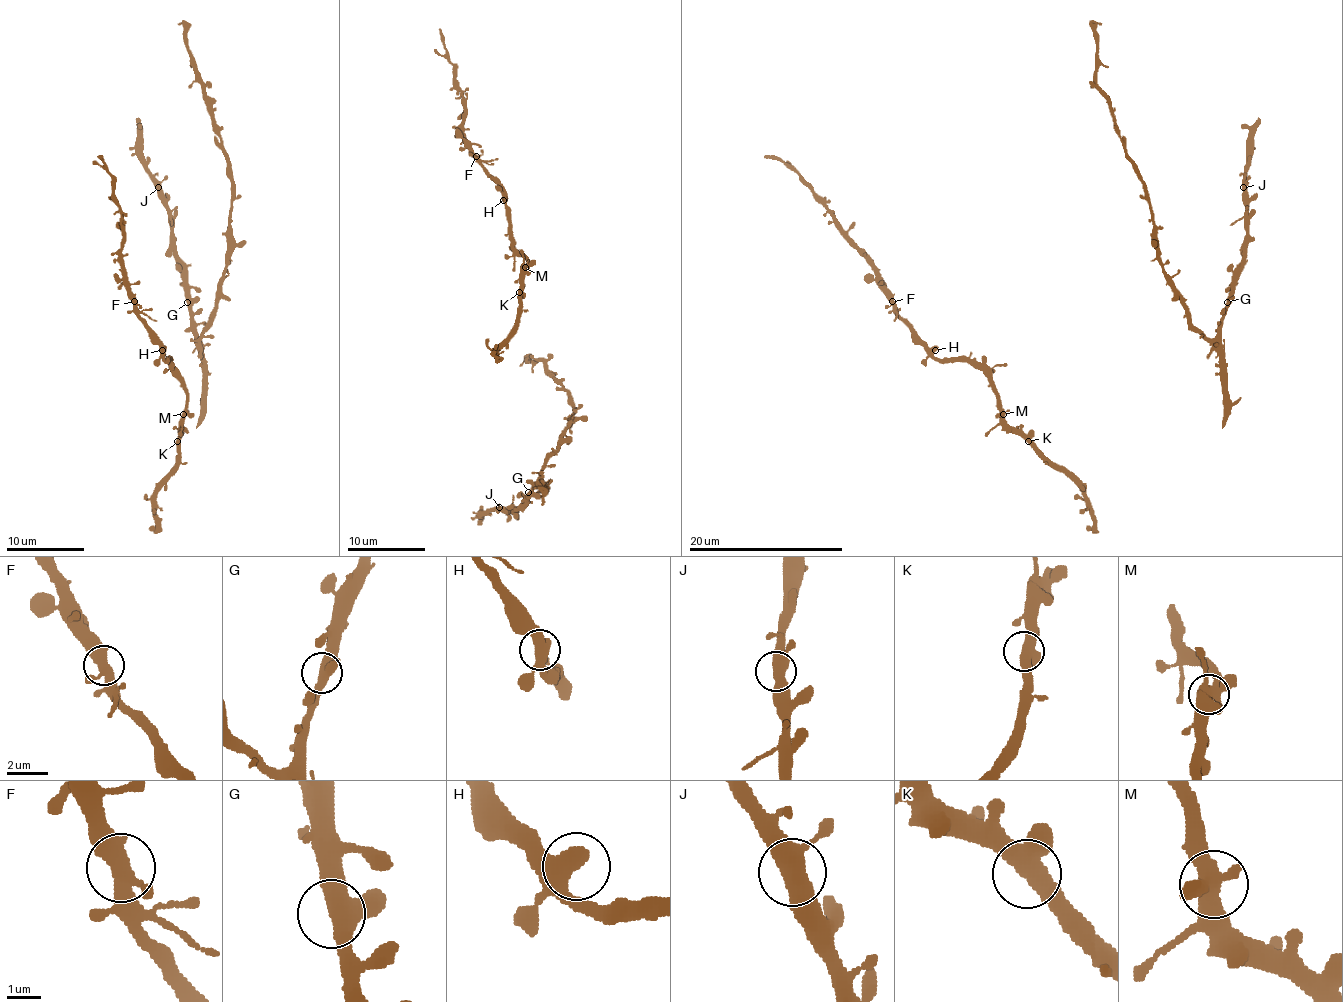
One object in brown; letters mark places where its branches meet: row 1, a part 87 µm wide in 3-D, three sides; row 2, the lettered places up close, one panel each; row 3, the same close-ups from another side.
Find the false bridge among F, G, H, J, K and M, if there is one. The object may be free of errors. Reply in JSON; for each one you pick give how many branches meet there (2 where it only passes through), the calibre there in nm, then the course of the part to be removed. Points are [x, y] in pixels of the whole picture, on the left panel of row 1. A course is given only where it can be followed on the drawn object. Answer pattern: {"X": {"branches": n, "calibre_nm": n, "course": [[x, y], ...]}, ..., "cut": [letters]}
{"cut": []}

